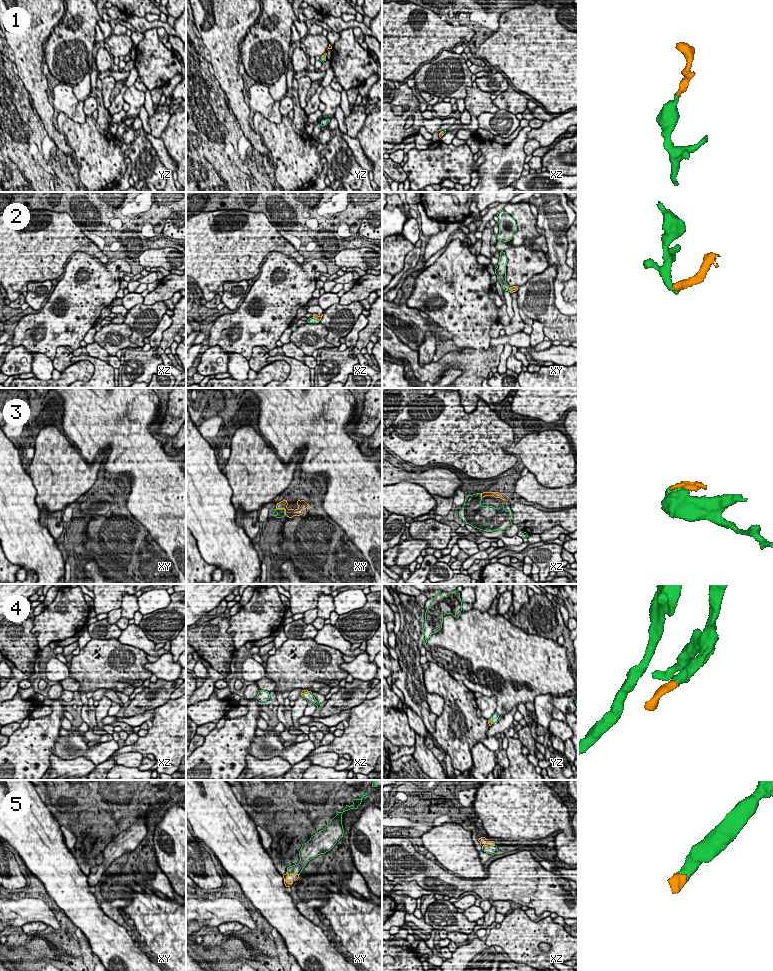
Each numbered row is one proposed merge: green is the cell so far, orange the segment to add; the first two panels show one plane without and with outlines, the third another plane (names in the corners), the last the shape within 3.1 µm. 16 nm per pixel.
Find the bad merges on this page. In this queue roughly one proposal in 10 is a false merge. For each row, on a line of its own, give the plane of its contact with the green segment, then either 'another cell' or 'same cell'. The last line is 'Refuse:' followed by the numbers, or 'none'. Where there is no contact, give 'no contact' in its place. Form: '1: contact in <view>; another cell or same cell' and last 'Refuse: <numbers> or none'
1: contact in yz; same cell
2: contact in xz; same cell
3: contact in xy; same cell
4: contact in xz; same cell
5: contact in xz; same cell
Refuse: none

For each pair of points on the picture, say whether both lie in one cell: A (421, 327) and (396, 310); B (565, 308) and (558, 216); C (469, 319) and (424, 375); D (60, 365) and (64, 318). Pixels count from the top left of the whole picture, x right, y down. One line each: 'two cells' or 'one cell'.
A: one cell
B: one cell
C: two cells
D: two cells

